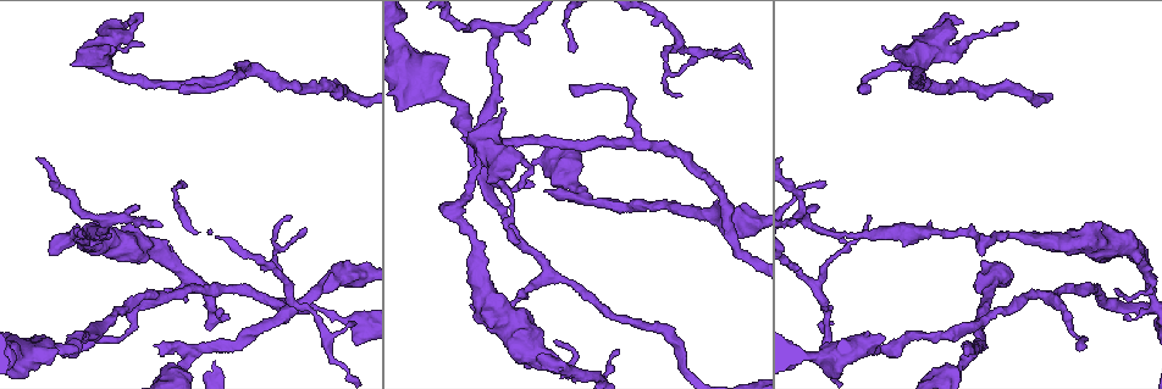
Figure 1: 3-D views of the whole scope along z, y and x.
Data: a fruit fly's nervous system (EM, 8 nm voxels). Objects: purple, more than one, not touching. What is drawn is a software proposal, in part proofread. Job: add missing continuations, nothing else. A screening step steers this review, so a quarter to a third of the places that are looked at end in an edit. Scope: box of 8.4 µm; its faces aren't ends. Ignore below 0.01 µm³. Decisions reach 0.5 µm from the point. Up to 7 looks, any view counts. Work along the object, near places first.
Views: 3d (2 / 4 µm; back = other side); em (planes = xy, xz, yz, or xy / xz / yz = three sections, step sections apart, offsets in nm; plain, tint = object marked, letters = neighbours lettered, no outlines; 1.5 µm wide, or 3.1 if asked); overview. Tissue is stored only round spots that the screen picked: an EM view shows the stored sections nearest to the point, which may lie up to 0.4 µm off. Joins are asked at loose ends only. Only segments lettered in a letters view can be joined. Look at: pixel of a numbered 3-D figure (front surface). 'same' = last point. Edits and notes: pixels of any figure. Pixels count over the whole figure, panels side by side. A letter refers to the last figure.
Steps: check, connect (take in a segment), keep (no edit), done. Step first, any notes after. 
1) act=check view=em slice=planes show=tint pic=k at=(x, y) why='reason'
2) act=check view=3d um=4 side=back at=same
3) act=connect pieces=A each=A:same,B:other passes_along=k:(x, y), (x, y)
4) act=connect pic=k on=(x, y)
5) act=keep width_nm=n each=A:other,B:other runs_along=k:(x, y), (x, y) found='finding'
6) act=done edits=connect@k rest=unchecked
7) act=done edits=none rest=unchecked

act=check view=em slice=planes show=letters pic=1 at=(1018, 23)

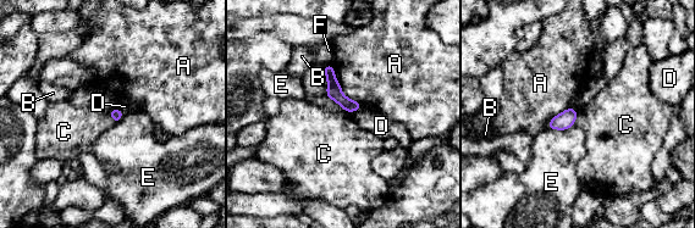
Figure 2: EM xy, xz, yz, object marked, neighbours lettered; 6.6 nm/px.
act=keep each=A:other,B:other,C:other,D:other,E:other,F:other runs_along=2:(327, 68), (334, 90), (356, 106) found='no lettered segment goes on from it'

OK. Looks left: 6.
act=check view=3d um=2 pic=1 at=(113, 49) why='branch stops here'

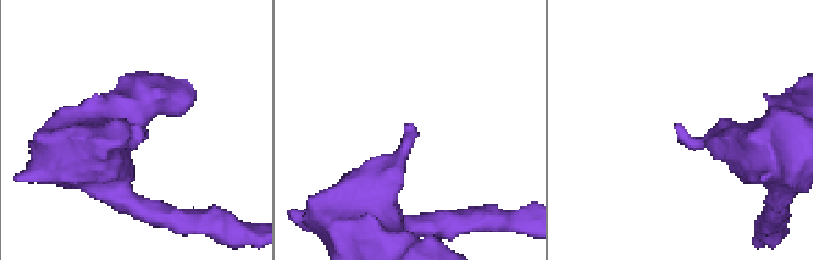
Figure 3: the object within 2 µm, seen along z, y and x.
act=check view=em slice=planes show=tint pic=3 at=(411, 123)

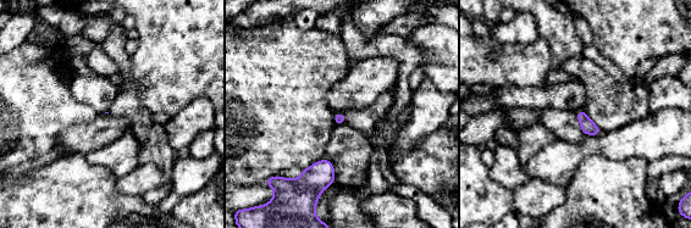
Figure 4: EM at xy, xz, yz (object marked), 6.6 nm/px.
act=check view=em slice=planes show=letters at=same why='what lies round it'

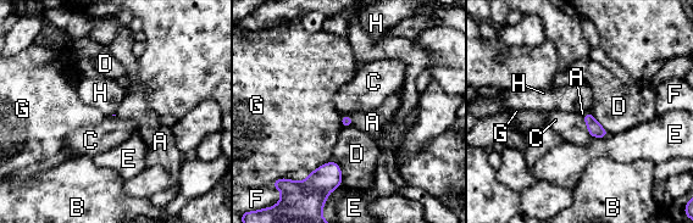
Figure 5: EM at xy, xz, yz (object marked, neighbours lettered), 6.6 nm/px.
act=keep each=A:other,B:other,C:other,D:other,E:other,F:other,G:other,H:other border=5:(582, 116), (587, 132), (592, 137) found='none of them fits'

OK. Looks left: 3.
act=check view=em slice=xy step=4 show=letters pic=1 at=(966, 348) why='an open end'

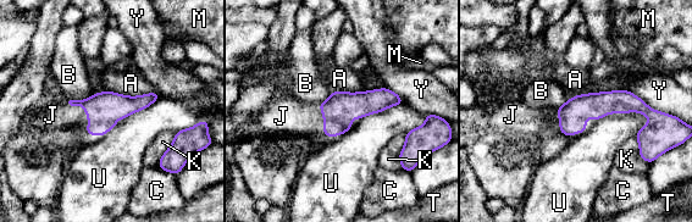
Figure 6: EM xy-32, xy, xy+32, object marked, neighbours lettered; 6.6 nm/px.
act=connect pieces=J width_nm=190 each=A:other,B:other,C:other,J:same,K:other,M:other,T:other,U:other,Y:other passes_along=6:(103, 110), (86, 110), (50, 115) found='it goes on there'

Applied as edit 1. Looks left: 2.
act=done edits=connect@6 rest=unchecked

